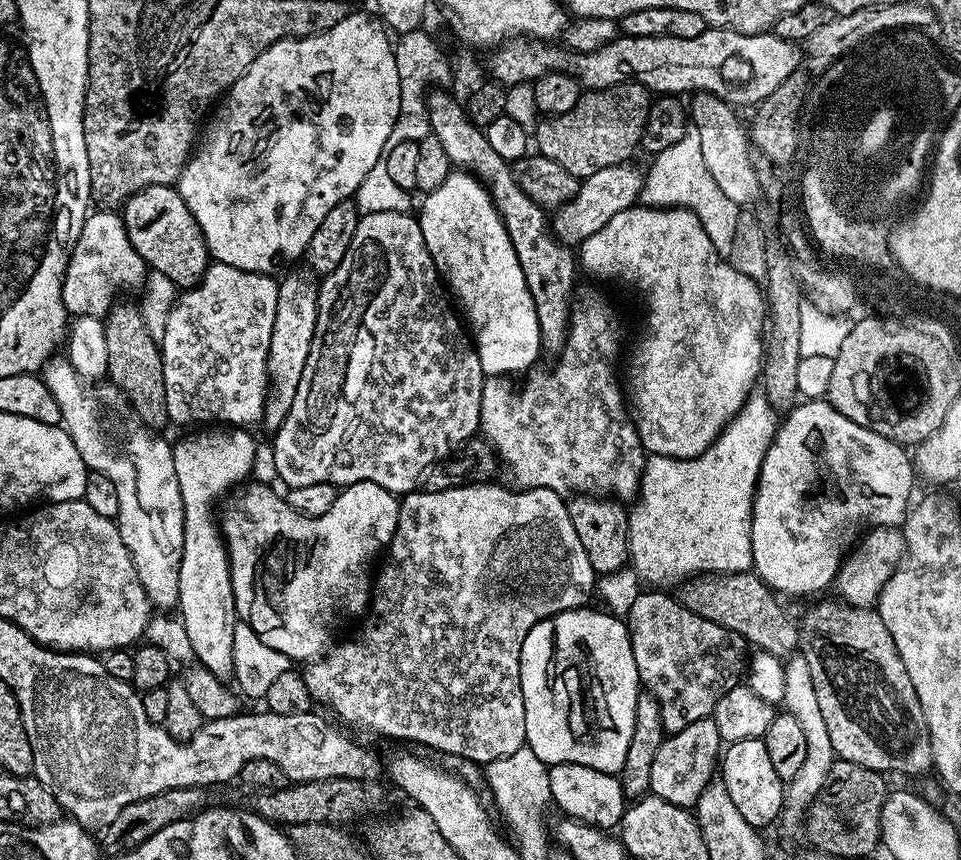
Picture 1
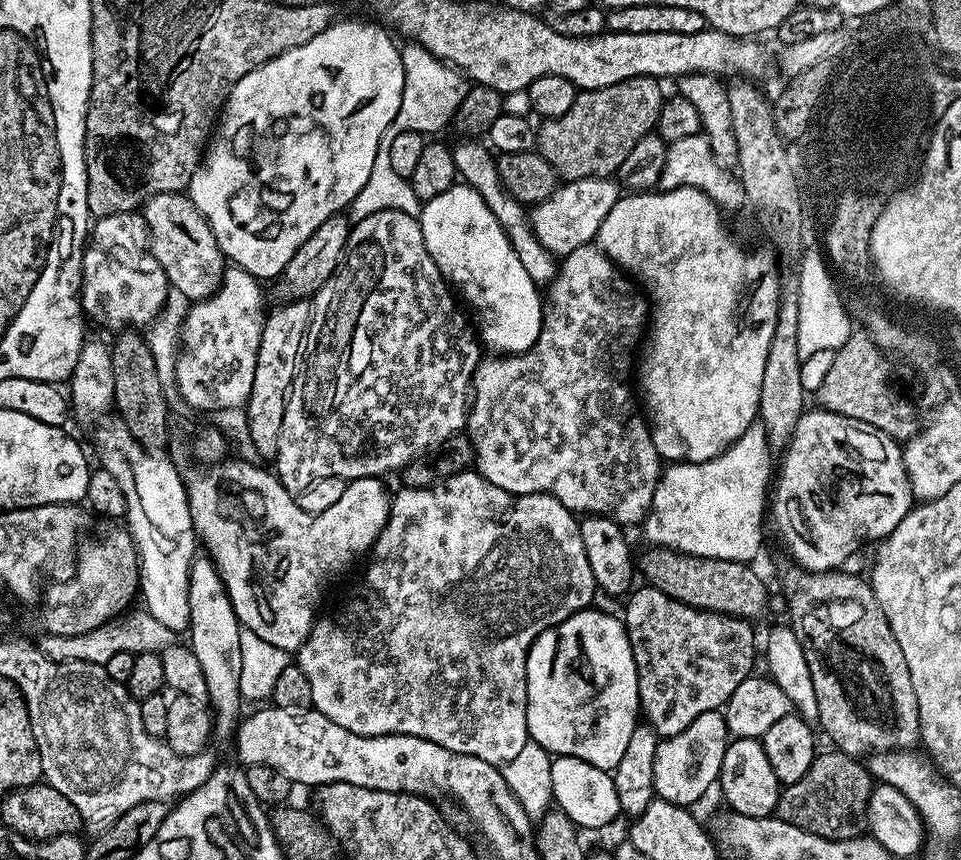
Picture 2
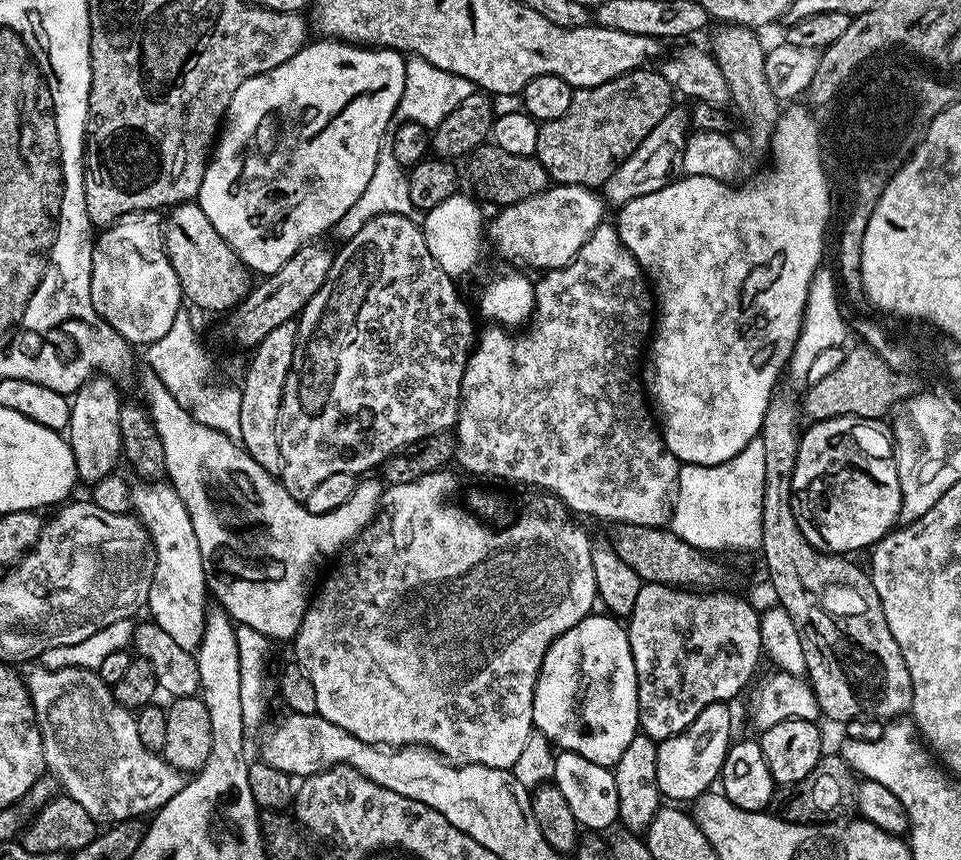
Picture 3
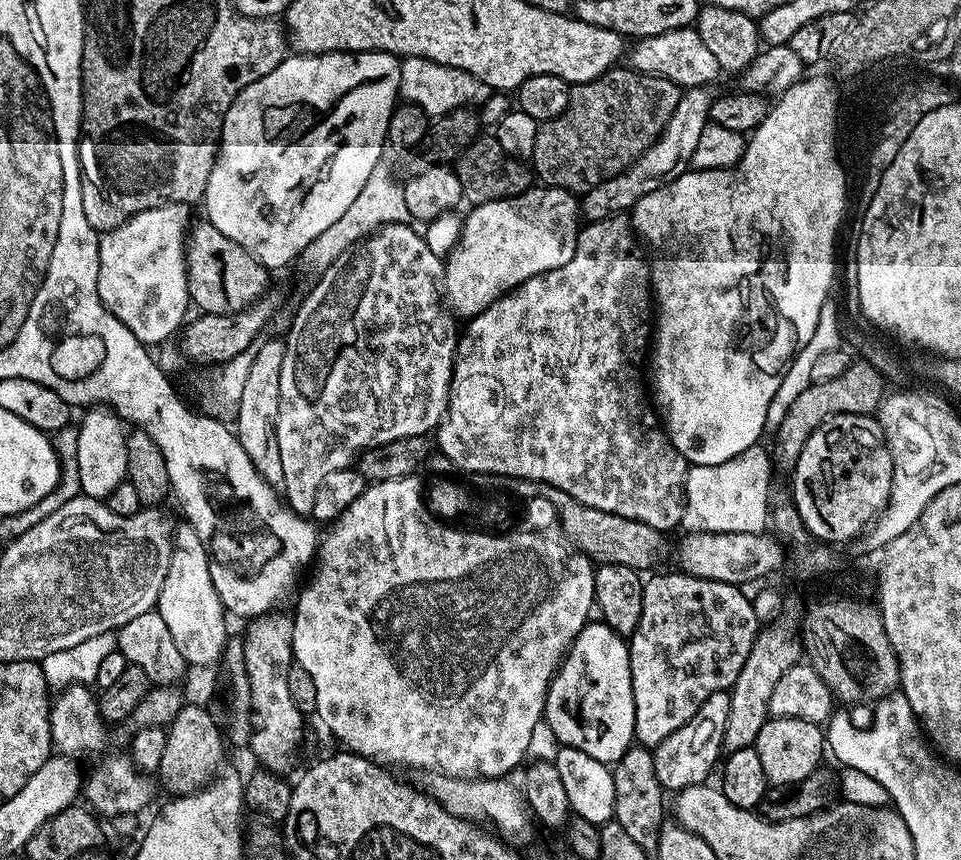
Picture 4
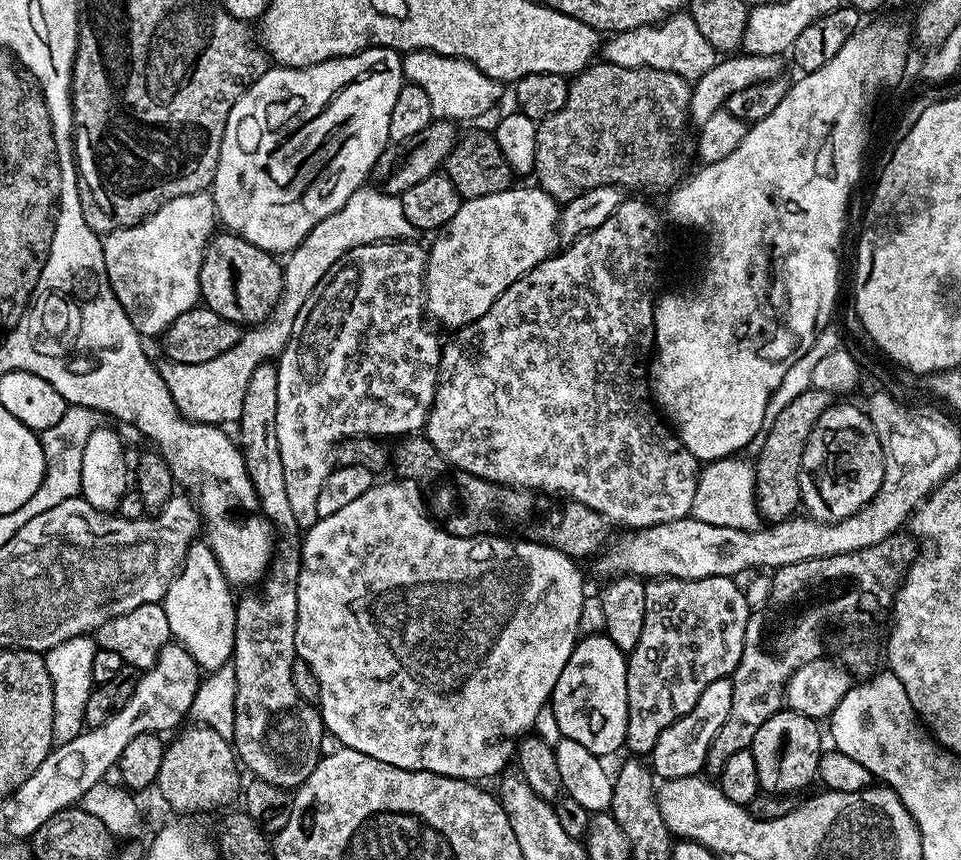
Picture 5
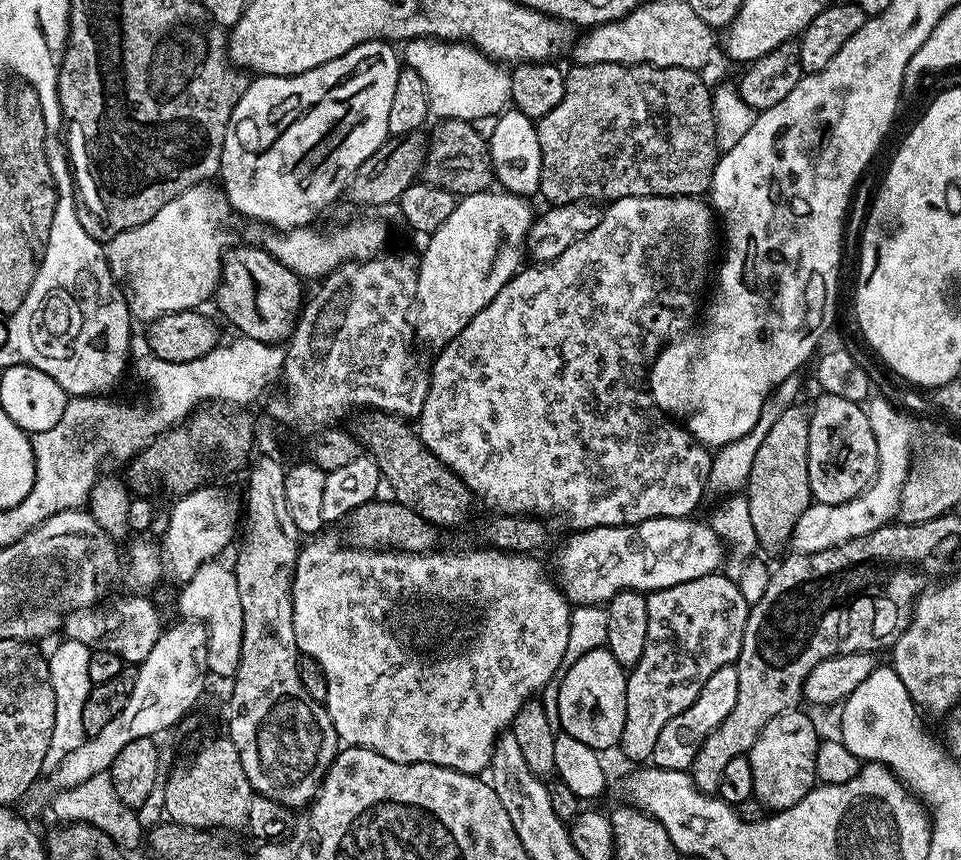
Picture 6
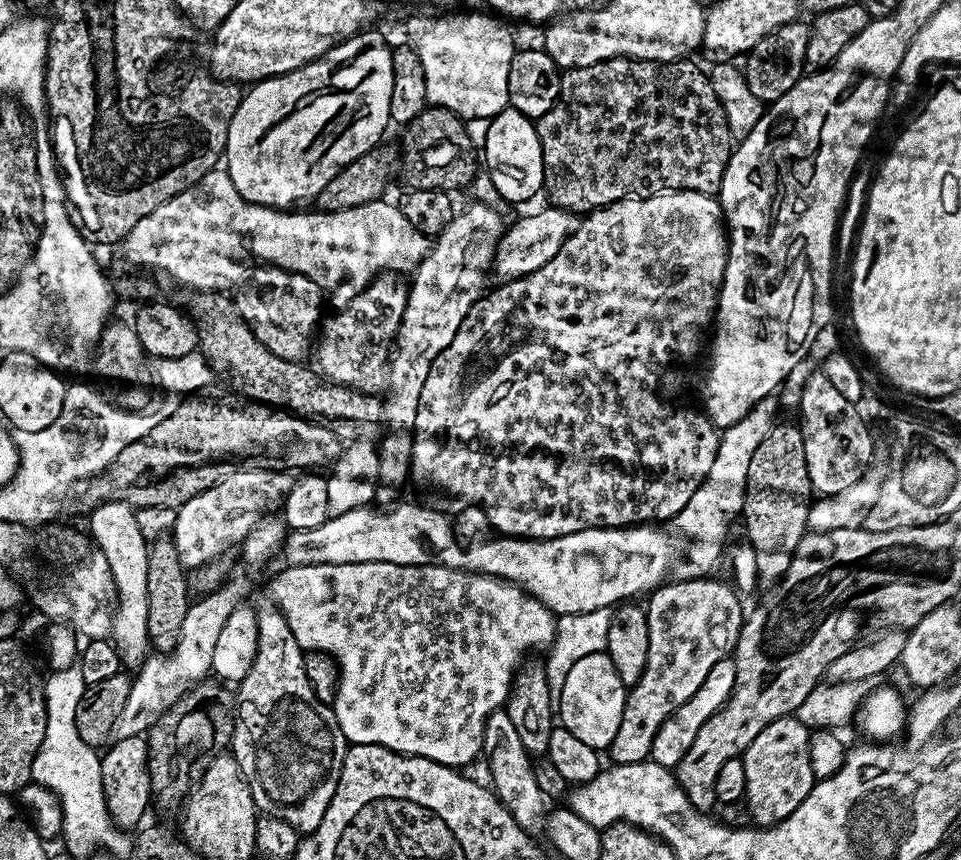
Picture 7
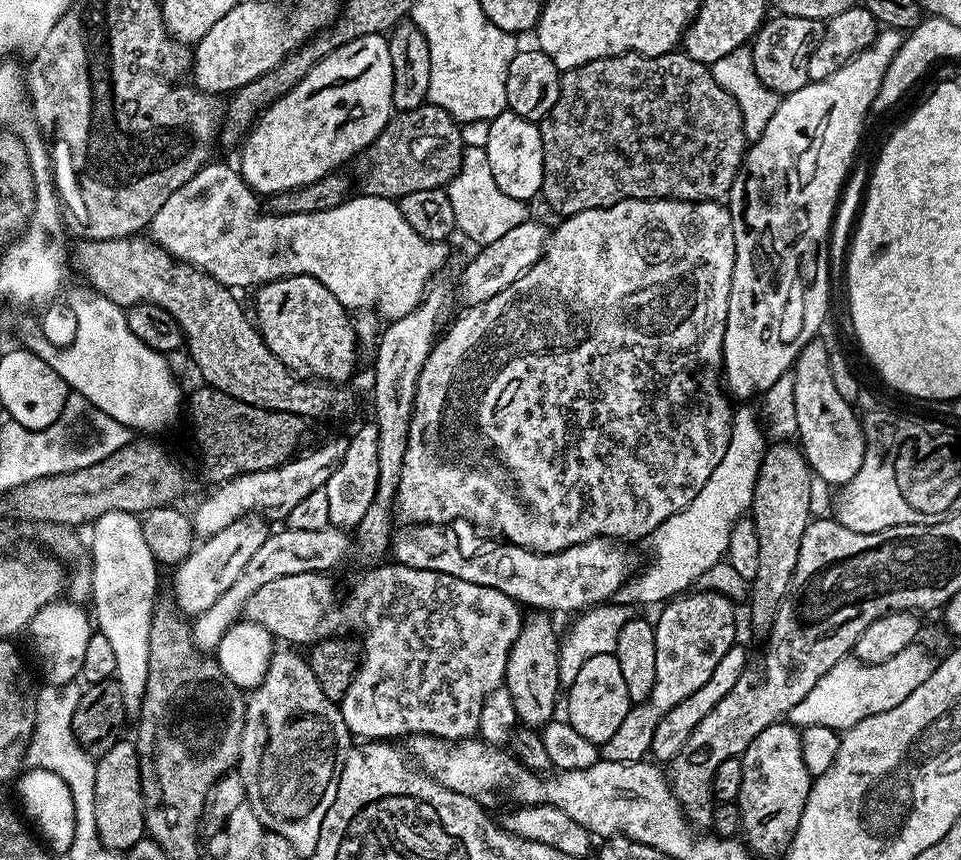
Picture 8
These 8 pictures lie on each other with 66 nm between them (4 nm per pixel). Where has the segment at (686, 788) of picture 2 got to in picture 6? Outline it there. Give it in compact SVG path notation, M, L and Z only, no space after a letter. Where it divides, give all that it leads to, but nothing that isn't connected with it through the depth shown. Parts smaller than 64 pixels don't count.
M735 664L722 666L722 670L714 670L714 674L706 678L706 686L702 686L698 698L694 698L694 702L690 702L690 706L682 710L682 714L670 718L670 722L662 726L658 742L654 742L651 763L657 768L679 772L691 769L694 754L698 754L702 742L706 742L706 738L720 725L722 718L726 718L726 714L734 710L736 699L738 699L738 670Z

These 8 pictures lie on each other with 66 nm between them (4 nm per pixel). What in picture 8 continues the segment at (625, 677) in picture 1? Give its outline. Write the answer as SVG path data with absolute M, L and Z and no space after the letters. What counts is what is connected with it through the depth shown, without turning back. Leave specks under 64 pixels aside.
M598 654L590 658L582 665L578 676L574 679L573 685L567 688L568 723L582 734L582 738L590 738L590 742L596 745L605 744L613 736L614 730L622 726L628 709L633 702L630 694L626 694L626 682L622 679L622 669L618 666L618 658L615 654Z

